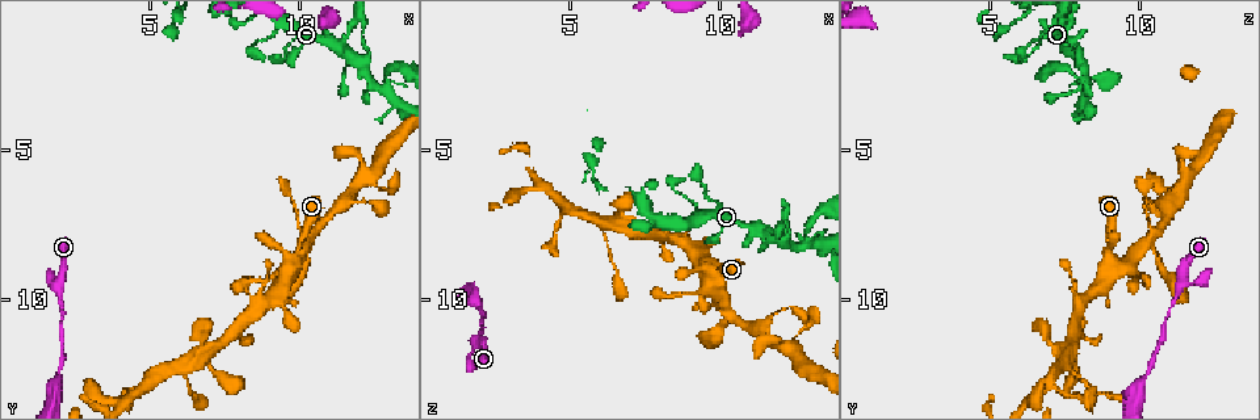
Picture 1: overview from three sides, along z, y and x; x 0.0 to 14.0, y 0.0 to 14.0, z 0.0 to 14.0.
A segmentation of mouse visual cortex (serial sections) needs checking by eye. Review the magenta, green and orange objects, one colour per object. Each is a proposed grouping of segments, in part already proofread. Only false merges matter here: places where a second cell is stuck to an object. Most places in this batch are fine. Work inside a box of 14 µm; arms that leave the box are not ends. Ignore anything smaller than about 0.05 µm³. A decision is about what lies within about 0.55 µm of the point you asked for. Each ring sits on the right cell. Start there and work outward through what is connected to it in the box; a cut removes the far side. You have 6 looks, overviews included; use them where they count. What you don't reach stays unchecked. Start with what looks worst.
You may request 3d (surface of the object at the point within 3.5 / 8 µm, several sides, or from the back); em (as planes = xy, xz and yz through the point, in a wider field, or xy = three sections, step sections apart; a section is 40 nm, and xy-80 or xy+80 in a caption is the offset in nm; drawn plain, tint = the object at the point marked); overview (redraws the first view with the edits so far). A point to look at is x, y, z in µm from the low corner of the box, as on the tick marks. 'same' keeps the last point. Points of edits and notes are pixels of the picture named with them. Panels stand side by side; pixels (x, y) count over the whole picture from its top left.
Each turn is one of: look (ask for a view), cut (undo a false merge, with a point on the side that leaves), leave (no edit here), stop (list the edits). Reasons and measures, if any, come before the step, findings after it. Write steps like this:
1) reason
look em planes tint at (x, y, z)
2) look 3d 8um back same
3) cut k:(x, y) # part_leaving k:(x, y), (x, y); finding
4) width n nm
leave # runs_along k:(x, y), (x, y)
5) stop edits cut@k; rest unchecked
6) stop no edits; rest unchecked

arms part here
look 3d 3.5um at (11.2, 1.6, 7.7)

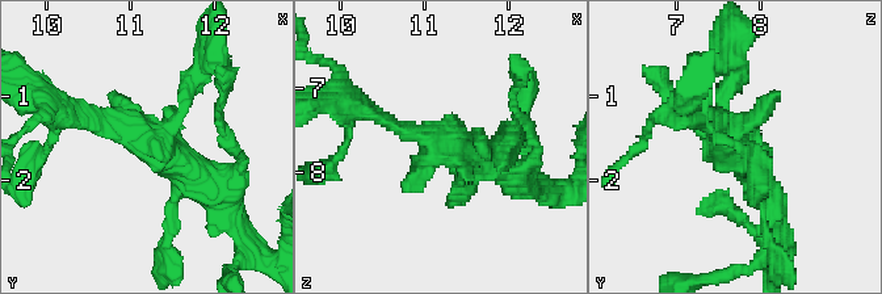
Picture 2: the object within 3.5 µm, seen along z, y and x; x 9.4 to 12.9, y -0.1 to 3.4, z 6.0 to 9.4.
need the tissue
look em xy step 3 tint at (11.25, 1.55, 7.60)

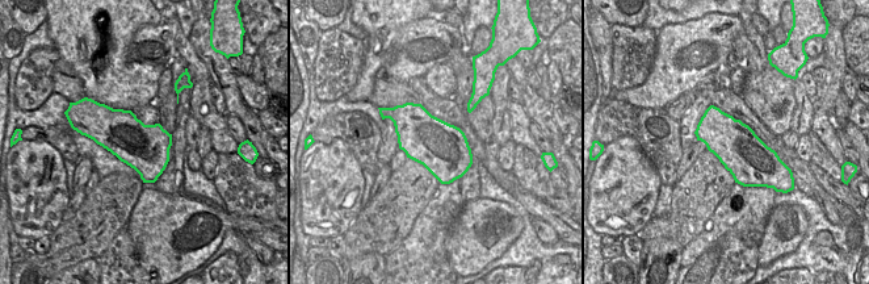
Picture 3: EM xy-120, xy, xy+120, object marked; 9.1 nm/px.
leave # runs_along 2:(75, 114), (143, 135), (215, 196); all the same cell

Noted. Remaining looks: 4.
sharp bend
look 3d 3.5um at (12.8, 2.9, 8.3)

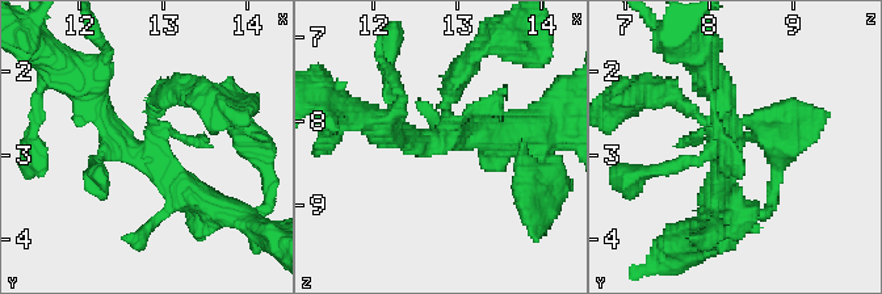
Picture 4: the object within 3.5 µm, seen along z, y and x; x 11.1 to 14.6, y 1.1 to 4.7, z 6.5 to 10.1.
look em planes tint at (12.85, 2.95, 8.20)

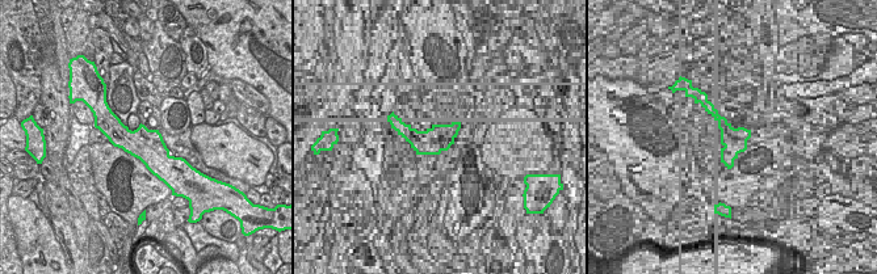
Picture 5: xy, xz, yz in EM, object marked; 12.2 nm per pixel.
width 400 nm
leave # runs_along 4:(89, 95), (134, 151), (214, 208); one cell here

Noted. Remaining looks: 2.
abrupt turn
look 3d 8um at (10.2, 8.0, 10.3)

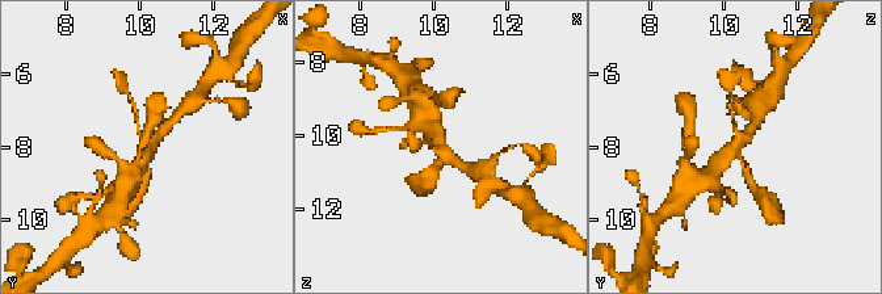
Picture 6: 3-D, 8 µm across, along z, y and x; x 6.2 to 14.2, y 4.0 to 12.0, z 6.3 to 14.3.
look 3d 3.5um at (10.2, 8.0, 10.3)

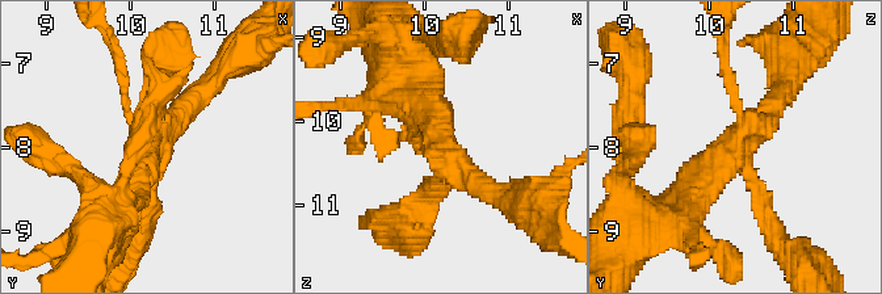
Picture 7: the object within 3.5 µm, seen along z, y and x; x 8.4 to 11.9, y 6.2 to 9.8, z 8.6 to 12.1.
leave # runs_along 7:(673, 206), (781, 93); one cell here

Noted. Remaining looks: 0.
stop no edits; rest unchecked

